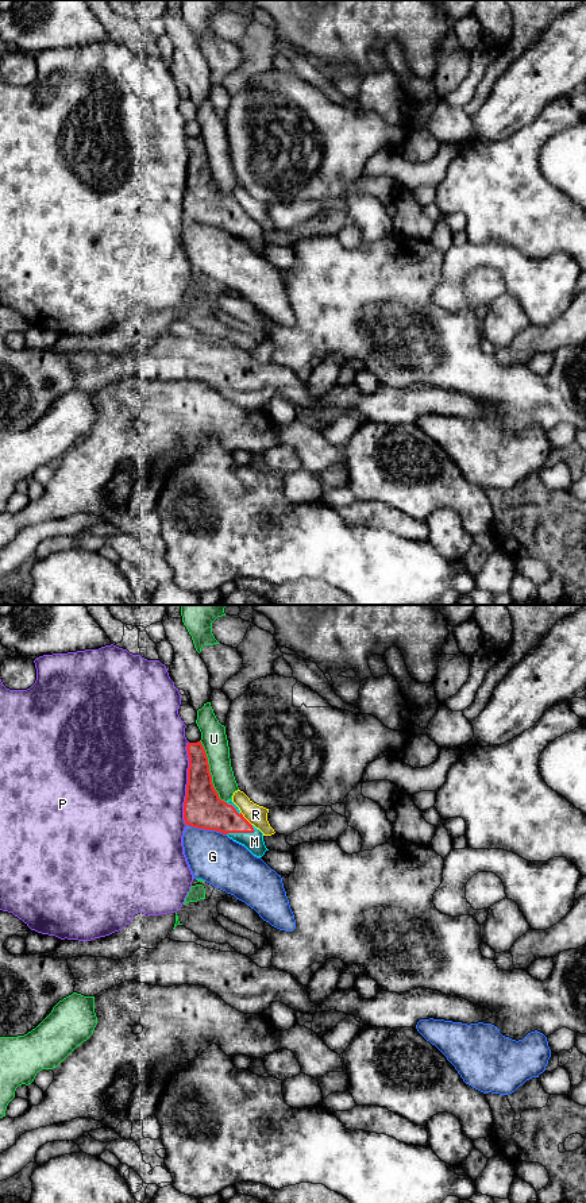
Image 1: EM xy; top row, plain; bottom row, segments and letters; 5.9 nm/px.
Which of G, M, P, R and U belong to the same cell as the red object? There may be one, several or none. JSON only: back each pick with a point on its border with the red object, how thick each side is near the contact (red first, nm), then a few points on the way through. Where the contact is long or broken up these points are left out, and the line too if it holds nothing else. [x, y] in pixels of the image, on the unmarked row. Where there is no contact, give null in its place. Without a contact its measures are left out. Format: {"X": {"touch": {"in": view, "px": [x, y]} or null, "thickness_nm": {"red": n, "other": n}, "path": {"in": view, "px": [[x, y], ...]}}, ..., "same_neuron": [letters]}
{"M": {"touch": {"in": "xy", "px": [241, 227]}, "thickness_nm": {"red": 220, "other": 110}, "path": {"in": "xy", "px": [[205, 205], [226, 212], [241, 227], [254, 236]]}}, "same_neuron": ["M"]}

